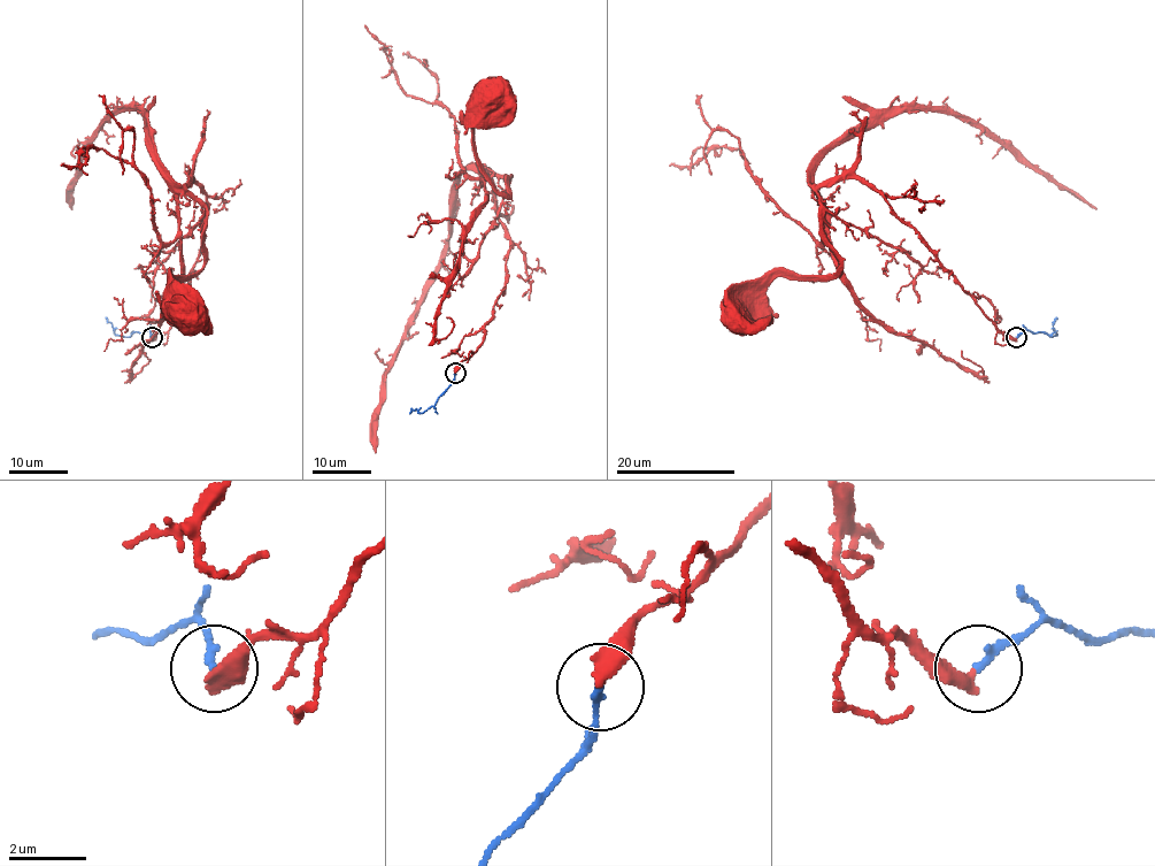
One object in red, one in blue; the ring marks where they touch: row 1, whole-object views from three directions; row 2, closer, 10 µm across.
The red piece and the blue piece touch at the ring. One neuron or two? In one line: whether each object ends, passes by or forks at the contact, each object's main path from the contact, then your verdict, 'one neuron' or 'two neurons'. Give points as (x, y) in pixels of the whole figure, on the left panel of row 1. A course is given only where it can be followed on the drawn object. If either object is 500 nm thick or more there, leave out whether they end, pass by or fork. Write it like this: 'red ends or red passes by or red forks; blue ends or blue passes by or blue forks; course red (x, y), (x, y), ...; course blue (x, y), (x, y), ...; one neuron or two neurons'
red ends; blue ends; course red (152, 337), (178, 316), (199, 257), (205, 193), (193, 178), (203, 255), (168, 276), (182, 317); course blue (152, 337), (147, 331), (129, 337), (116, 334), (106, 317); one neuron

